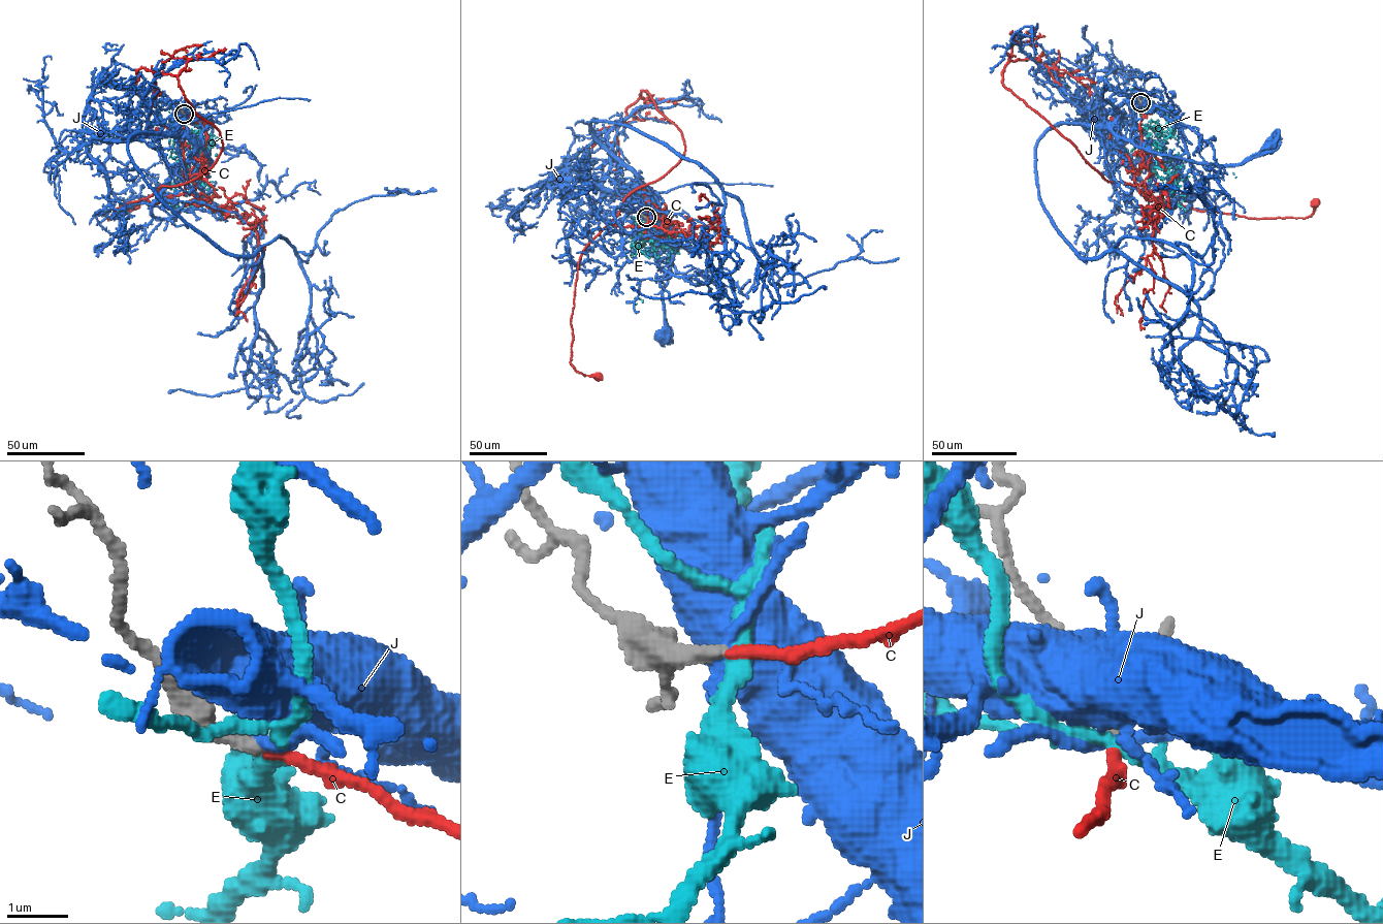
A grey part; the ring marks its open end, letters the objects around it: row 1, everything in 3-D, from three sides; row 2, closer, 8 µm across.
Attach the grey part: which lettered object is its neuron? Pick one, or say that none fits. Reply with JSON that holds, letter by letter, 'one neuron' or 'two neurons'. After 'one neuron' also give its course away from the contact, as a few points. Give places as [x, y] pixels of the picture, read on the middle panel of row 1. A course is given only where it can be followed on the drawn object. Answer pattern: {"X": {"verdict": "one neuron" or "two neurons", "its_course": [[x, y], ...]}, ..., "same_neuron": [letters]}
{"C": {"verdict": "one neuron", "its_course": [[646, 217], [669, 216], [661, 221], [647, 211], [643, 225], [609, 223], [580, 258], [571, 364], [599, 377]]}, "E": {"verdict": "two neurons"}, "J": {"verdict": "two neurons"}, "same_neuron": ["C"]}

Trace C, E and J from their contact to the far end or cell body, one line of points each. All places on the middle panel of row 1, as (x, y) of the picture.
C: (646, 217), (669, 216), (661, 221), (647, 211), (643, 225), (609, 223), (580, 258), (571, 364), (599, 377)
E: (646, 217), (640, 237), (670, 233), (658, 231), (655, 243), (671, 249), (645, 240), (640, 250), (649, 257)
J: (646, 217), (639, 187), (649, 187), (661, 198), (673, 230), (673, 255), (669, 281), (662, 293), (663, 338)

